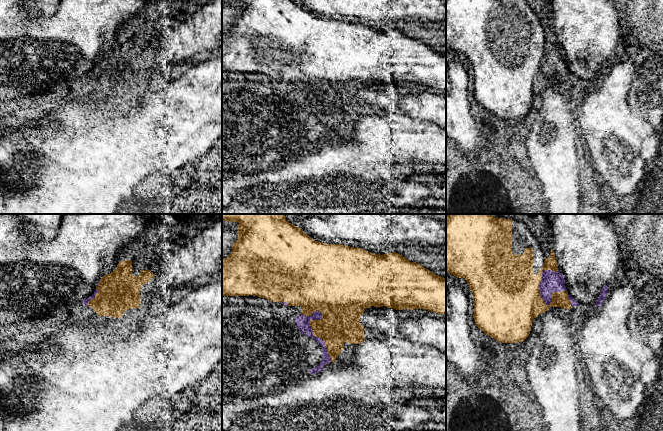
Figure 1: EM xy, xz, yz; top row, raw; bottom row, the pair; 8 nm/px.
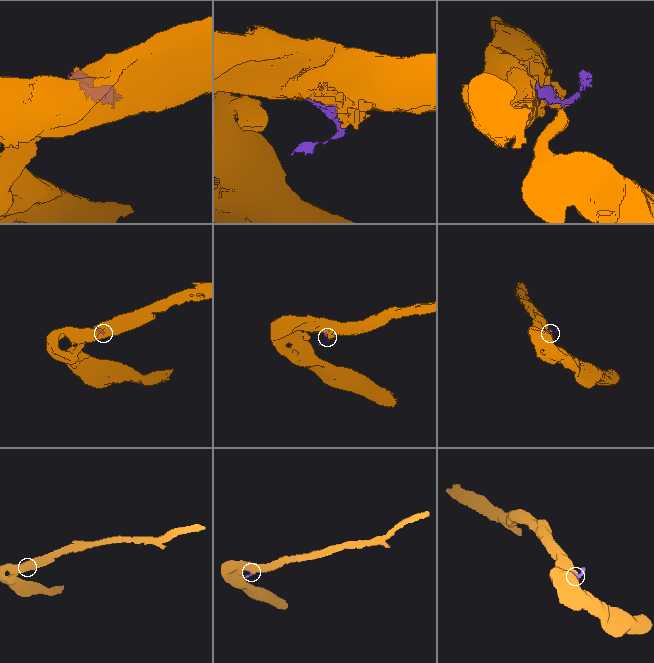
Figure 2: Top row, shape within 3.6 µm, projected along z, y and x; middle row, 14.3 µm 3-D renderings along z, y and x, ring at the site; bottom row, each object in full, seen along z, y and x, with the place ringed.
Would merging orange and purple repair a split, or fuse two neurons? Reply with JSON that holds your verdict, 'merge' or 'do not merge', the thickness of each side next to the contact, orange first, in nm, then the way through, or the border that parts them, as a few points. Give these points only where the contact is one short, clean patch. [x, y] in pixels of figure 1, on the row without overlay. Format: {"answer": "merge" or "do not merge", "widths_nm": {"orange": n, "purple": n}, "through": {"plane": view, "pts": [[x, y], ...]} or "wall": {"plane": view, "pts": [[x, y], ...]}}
{"answer": "do not merge", "widths_nm": {"orange": 440, "purple": 160}}

